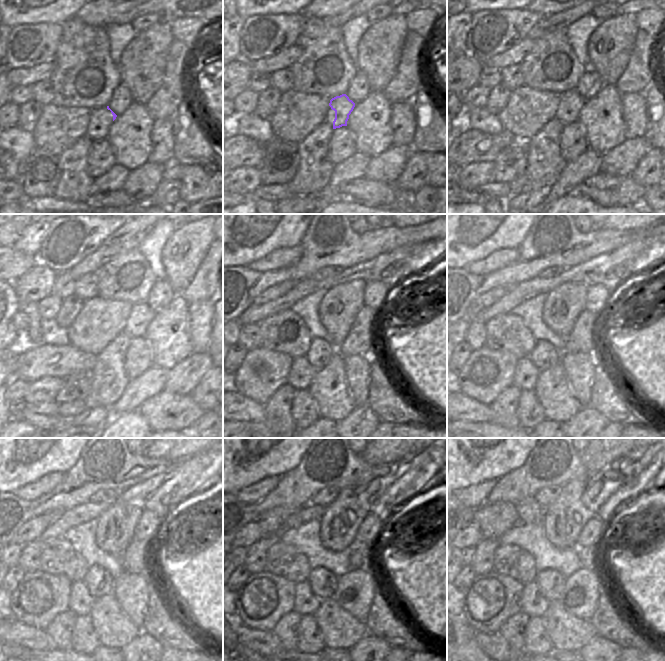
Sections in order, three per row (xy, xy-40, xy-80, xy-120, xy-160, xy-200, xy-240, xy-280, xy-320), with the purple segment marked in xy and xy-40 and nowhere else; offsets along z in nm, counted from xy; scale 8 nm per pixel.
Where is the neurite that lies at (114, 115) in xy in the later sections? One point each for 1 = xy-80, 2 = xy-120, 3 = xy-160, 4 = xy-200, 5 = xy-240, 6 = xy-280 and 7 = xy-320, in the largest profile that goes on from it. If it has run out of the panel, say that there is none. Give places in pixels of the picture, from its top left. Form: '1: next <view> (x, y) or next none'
1: next xy-80 (570, 103)
2: next xy-120 (116, 319)
3: next xy-160 (337, 311)
4: next xy-200 (564, 304)
5: next xy-240 (116, 526)
6: next xy-280 (341, 519)
7: next xy-320 (563, 520)

